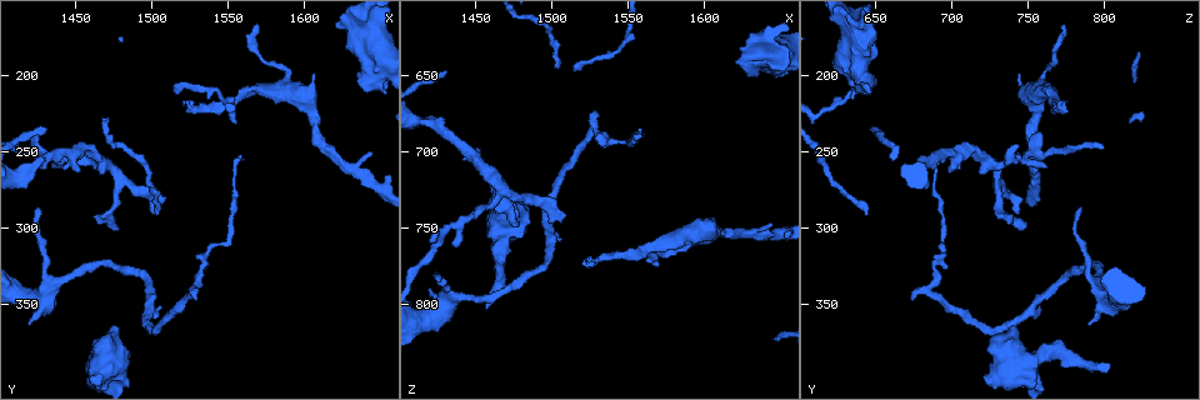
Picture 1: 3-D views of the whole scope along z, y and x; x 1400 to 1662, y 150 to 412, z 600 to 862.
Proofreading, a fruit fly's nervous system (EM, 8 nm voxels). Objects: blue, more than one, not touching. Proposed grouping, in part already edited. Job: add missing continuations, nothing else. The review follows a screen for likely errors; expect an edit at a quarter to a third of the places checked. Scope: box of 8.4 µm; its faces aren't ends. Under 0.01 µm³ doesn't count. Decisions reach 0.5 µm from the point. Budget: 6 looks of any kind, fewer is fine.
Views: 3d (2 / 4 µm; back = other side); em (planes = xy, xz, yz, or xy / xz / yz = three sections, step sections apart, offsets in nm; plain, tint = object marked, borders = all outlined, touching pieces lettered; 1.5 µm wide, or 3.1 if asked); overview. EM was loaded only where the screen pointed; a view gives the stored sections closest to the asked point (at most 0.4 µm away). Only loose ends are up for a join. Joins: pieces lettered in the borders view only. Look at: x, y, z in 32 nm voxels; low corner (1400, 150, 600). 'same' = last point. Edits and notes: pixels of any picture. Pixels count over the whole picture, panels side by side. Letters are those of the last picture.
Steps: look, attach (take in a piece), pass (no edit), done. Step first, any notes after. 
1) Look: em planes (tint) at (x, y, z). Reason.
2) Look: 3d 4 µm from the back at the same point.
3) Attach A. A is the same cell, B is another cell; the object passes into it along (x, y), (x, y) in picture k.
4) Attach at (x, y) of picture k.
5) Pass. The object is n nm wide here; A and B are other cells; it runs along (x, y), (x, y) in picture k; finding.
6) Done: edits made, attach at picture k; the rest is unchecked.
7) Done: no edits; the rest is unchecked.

Look: 3d 4 µm at (1424, 236, 756). Tapers out.

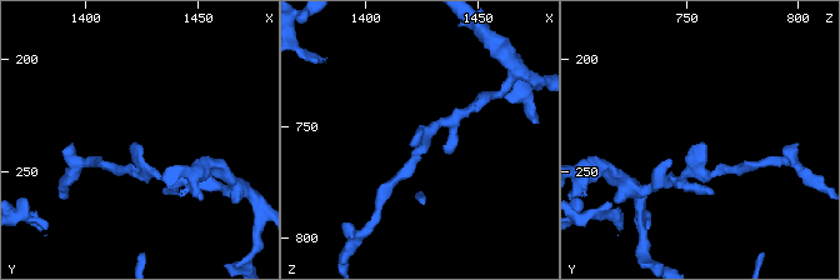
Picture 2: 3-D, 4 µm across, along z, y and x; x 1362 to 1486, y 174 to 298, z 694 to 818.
Look: em planes (borders) at (1424, 237, 756).

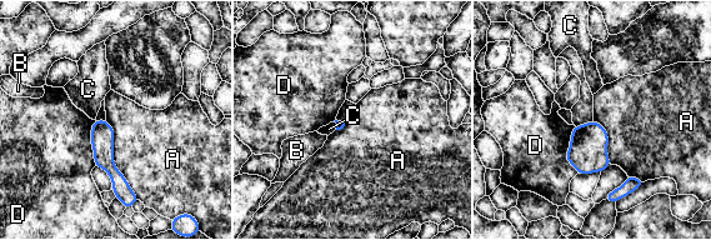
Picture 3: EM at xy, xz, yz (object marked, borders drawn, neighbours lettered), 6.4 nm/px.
Pass. A, B, C and D are other cells; no lettered piece goes on from it.

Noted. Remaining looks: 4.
Look: em planes (borders) at (1520, 218, 772).

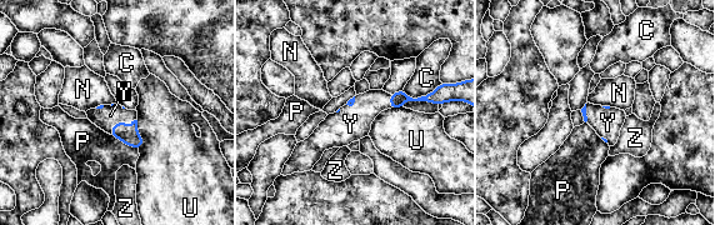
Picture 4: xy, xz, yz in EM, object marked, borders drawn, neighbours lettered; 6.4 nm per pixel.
Attach Y. Y is the same cell, C, N, P, U and Z are other cells; the object passes into it along (129, 135), (121, 121), (105, 118) in picture 4; it goes on there.

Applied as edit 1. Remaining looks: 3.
Done: edits made, attach at picture 4; the rest is unchecked.

